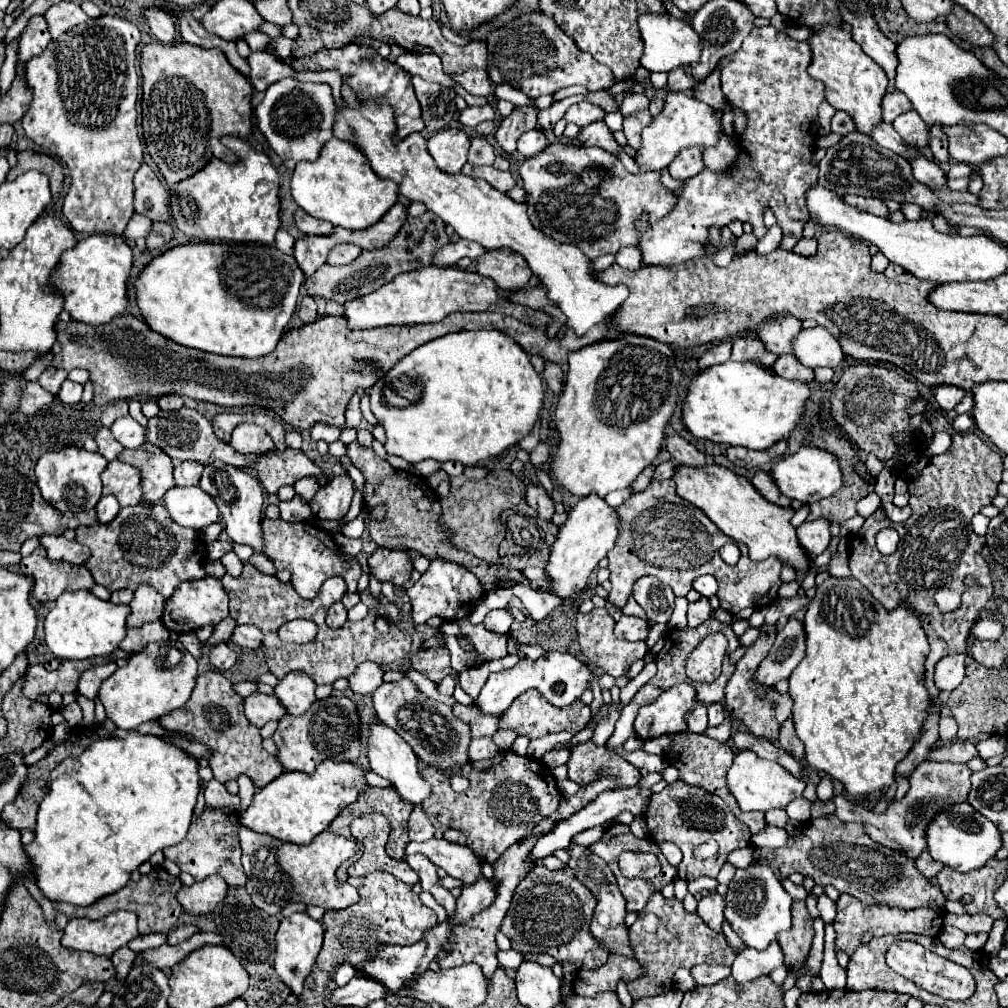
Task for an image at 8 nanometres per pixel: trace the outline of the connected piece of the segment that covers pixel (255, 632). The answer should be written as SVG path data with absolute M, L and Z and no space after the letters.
M239 625L235 627L231 641L239 647L249 647L249 649L259 649L263 643L263 635L255 625Z

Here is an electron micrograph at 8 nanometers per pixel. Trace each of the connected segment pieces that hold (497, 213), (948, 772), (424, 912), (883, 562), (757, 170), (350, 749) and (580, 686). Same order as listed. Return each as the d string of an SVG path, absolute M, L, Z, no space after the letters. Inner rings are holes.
M367 101L361 103L359 109L351 109L347 105L343 113L337 111L335 137L355 143L379 177L399 183L399 193L403 197L425 203L429 211L439 215L445 225L453 227L463 239L477 241L485 249L513 249L523 255L533 275L539 277L539 283L547 289L547 297L565 313L567 325L571 325L575 333L587 333L593 325L607 325L607 321L613 319L617 309L629 297L629 289L625 285L607 285L599 281L591 259L587 259L579 247L559 243L535 229L529 221L525 203L517 203L505 193L495 191L495 187L483 179L439 171L421 133L411 133L397 143L391 141L391 133L395 133L395 121L389 105Z
M923 761L909 777L909 791L901 801L895 801L885 813L875 815L861 805L853 805L845 797L833 797L835 815L843 822L863 823L869 837L889 849L897 849L907 853L909 857L917 857L921 851L927 849L927 827L929 823L945 809L957 803L965 803L971 791L971 769L959 763L937 763L937 761Z
M371 873L359 879L349 877L347 883L359 891L359 903L347 909L325 911L321 919L325 927L325 943L335 943L335 969L345 961L355 969L365 965L375 955L377 945L413 945L423 935L423 929L437 923L435 911L421 903L419 895L411 891L411 885L389 873Z
M973 431L957 433L953 435L953 445L949 447L949 451L933 457L931 463L923 469L921 477L909 481L909 507L913 509L913 515L907 521L885 525L885 517L873 513L865 519L865 525L857 531L857 535L849 537L849 567L853 577L863 583L887 609L907 605L907 611L919 617L921 627L925 629L931 643L931 651L925 661L925 683L935 703L941 703L941 691L933 683L935 663L947 653L965 651L969 627L993 597L991 569L981 555L985 537L979 537L973 531L971 519L997 495L1001 471L1003 457L999 451L991 449ZM885 527L897 529L901 537L899 547L893 555L881 555L875 547L875 535ZM965 575L977 577L977 585L973 589L963 587ZM939 587L961 591L961 605L955 611L939 611L935 603L935 593Z
M769 25L769 27L755 27L755 31L751 31L751 35L743 41L741 49L739 49L737 53L729 55L729 57L723 57L723 59L719 61L719 65L723 67L723 69L721 69L721 89L723 89L723 93L725 93L727 101L729 101L731 105L741 107L741 109L743 109L743 111L747 111L747 115L749 115L747 129L745 129L745 133L741 135L741 141L739 141L739 145L741 145L739 161L735 163L735 167L731 169L731 173L721 173L721 175L717 175L717 173L713 173L713 171L709 171L709 169L703 169L703 173L697 173L695 177L687 179L687 181L685 181L685 187L683 187L683 189L679 189L679 191L675 191L675 195L679 197L677 207L675 207L675 209L673 209L667 217L663 217L661 221L657 221L657 223L649 225L649 223L647 223L647 217L641 217L641 219L639 219L639 231L641 231L641 241L639 241L639 247L641 247L641 251L643 251L643 263L645 263L645 265L675 265L675 263L685 263L687 259L693 259L693 257L701 257L701 255L703 255L703 247L705 247L707 237L709 237L709 235L707 235L707 229L709 229L709 227L725 227L731 219L739 219L739 221L743 221L743 223L751 223L753 227L753 234L760 238L760 235L764 234L756 233L756 231L766 231L765 226L758 226L760 224L762 225L763 222L763 207L771 207L771 209L773 209L773 213L775 213L775 217L777 217L777 221L779 221L779 225L781 225L781 229L783 229L783 241L781 241L781 245L783 245L785 249L793 249L793 247L797 245L797 241L802 238L801 234L803 232L803 225L805 225L805 221L807 221L805 191L807 191L811 185L815 185L818 180L818 166L811 165L811 157L813 157L813 143L815 143L815 137L817 137L817 131L819 131L817 107L819 107L819 103L825 99L823 83L821 83L821 81L811 79L811 77L809 77L809 73L807 73L807 69L809 69L809 65L811 65L811 47L809 47L809 43L807 43L807 41L795 41L795 39L787 37L785 33L779 33L773 25Z
M345 695L327 697L323 701L315 701L311 709L303 715L285 715L279 721L279 729L273 735L273 741L279 747L277 759L283 763L287 771L303 771L313 773L317 765L325 759L329 761L349 761L355 763L361 755L359 741L359 711L355 701Z
M555 651L555 653L547 653L545 657L541 657L541 659L537 659L537 661L523 659L519 665L515 665L515 667L511 667L511 669L505 669L505 671L501 671L501 673L491 673L489 679L487 679L487 683L485 683L483 689L481 689L479 697L475 699L475 703L477 703L477 707L479 707L479 711L481 711L483 715L491 717L491 715L503 713L503 711L511 705L511 701L513 701L517 695L521 695L523 691L527 691L527 689L539 689L551 705L555 705L555 707L569 707L573 701L577 701L577 699L587 691L587 683L589 683L591 677L597 679L597 683L599 683L601 689L623 687L623 685L627 683L627 679L617 679L617 677L611 677L611 675L607 675L607 673L595 675L595 673L587 667L587 663L579 661L575 655Z

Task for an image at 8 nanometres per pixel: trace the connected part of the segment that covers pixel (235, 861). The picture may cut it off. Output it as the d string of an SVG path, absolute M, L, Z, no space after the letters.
M207 807L201 817L193 817L187 837L177 845L167 847L163 853L167 859L175 861L181 871L191 873L195 877L195 881L201 881L201 879L217 873L227 881L229 887L243 887L247 877L245 877L243 865L241 865L239 827L241 827L241 823L237 819L237 813Z

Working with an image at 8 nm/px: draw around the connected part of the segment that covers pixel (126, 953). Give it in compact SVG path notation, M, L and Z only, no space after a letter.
M127 947L117 949L117 951L113 953L111 961L113 961L113 967L115 967L115 971L117 971L115 979L117 979L119 983L123 983L123 981L125 981L127 973L129 973L129 969L131 969L131 965L133 965L133 959L135 959L135 953L133 953L133 951L129 951Z

